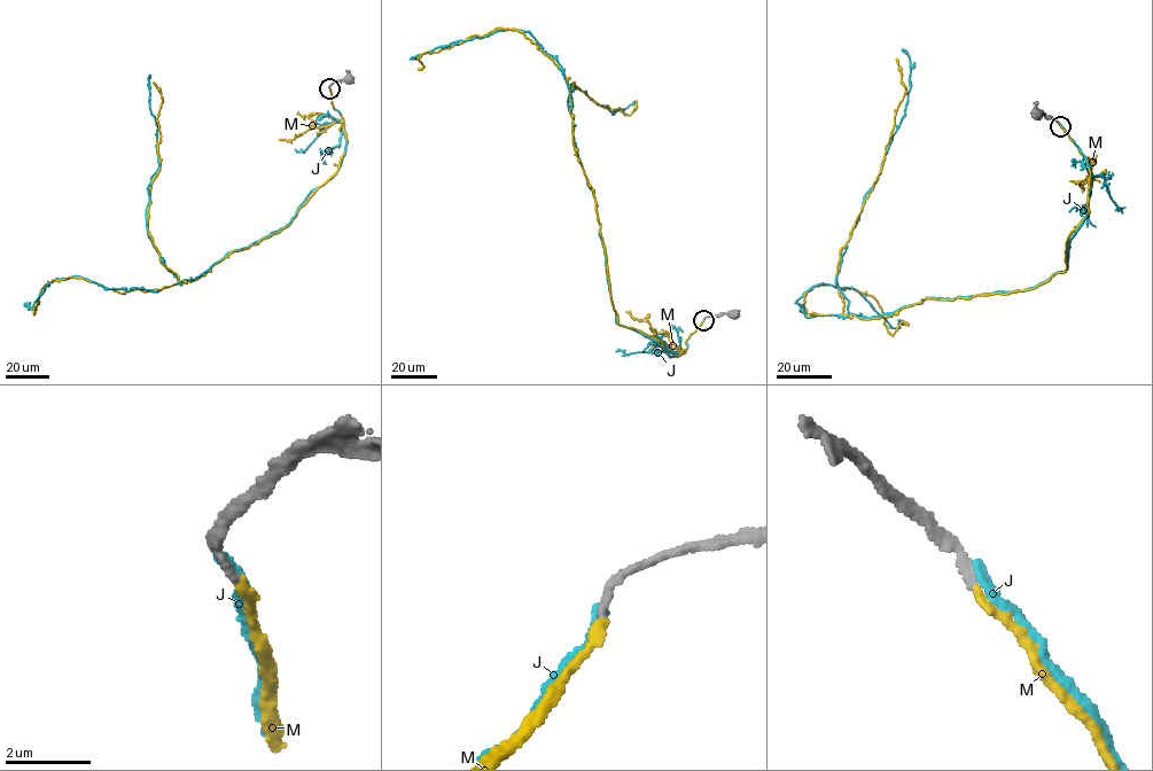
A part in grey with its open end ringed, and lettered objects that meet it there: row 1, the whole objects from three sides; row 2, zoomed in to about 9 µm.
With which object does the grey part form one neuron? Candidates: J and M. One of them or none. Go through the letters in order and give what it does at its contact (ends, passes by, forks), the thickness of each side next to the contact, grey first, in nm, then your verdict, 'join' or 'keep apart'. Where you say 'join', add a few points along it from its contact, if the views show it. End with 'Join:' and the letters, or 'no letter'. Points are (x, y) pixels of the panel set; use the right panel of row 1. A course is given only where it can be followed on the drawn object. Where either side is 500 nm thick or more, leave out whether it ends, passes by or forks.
J: it ends there; 240 nm thick on the grey side, 240 nm on the other; keep apart
M: it ends there; 200 nm thick on the grey side, 200 nm on the other; join; it runs (1060, 125), (1090, 173), (1065, 272), (885, 317), (801, 310), (830, 285), (873, 297), (891, 334), (909, 325)
Join: M

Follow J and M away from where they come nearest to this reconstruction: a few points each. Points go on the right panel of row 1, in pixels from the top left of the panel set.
J: (1060, 125), (1090, 174), (1065, 271), (1022, 290), (848, 316), (836, 278), (904, 115), (902, 49)
M: (1060, 125), (1090, 173), (1065, 272), (885, 317), (801, 310), (830, 285), (873, 297), (891, 334), (909, 325)

